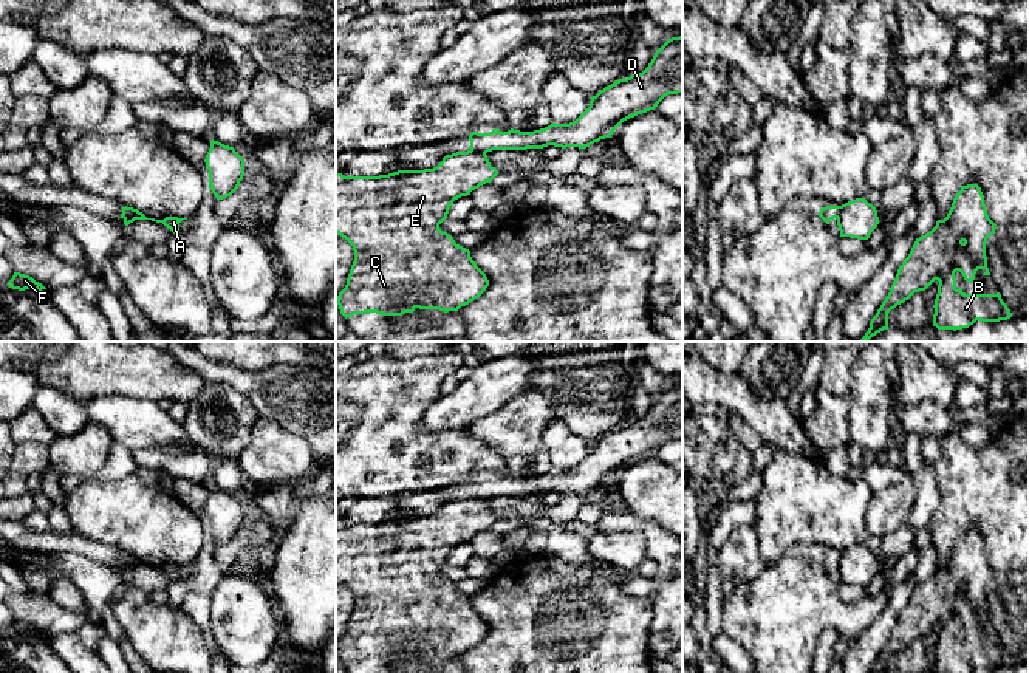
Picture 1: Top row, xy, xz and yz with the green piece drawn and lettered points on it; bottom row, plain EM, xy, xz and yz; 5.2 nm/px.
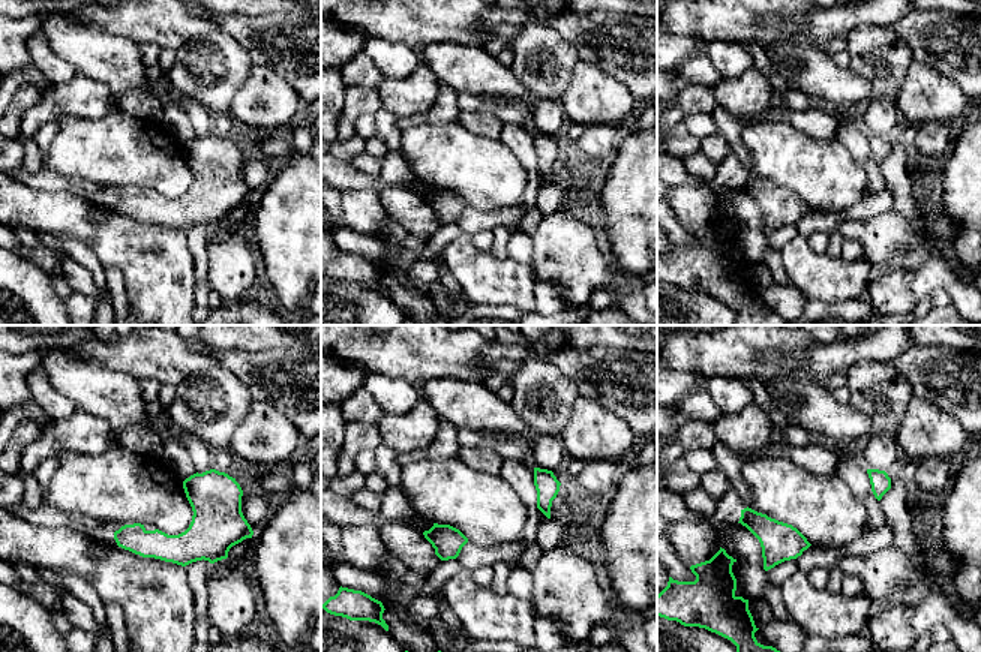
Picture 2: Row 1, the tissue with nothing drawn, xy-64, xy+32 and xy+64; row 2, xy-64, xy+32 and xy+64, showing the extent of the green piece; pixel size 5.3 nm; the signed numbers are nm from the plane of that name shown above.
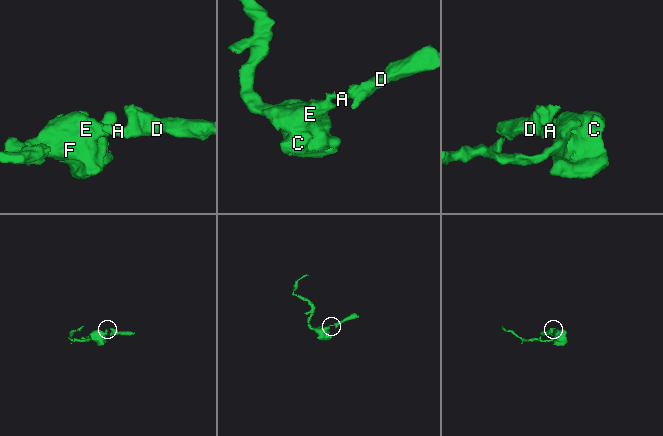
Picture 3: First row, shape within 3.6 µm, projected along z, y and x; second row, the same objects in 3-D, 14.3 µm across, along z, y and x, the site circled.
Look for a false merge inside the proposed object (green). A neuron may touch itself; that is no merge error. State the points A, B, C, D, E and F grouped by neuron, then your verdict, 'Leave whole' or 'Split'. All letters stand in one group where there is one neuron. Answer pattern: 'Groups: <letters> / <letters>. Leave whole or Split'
Groups: A D / B C E F. Split

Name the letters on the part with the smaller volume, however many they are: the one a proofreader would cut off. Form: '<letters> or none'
A, D

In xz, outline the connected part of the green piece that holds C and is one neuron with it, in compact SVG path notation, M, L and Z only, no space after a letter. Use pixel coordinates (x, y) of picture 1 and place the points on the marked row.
M481 152L446 155L433 169L398 170L379 176L336 173L336 234L354 251L347 285L337 296L340 314L402 316L419 309L458 311L478 299L489 280L470 257L439 229L452 203L491 183L498 170Z

